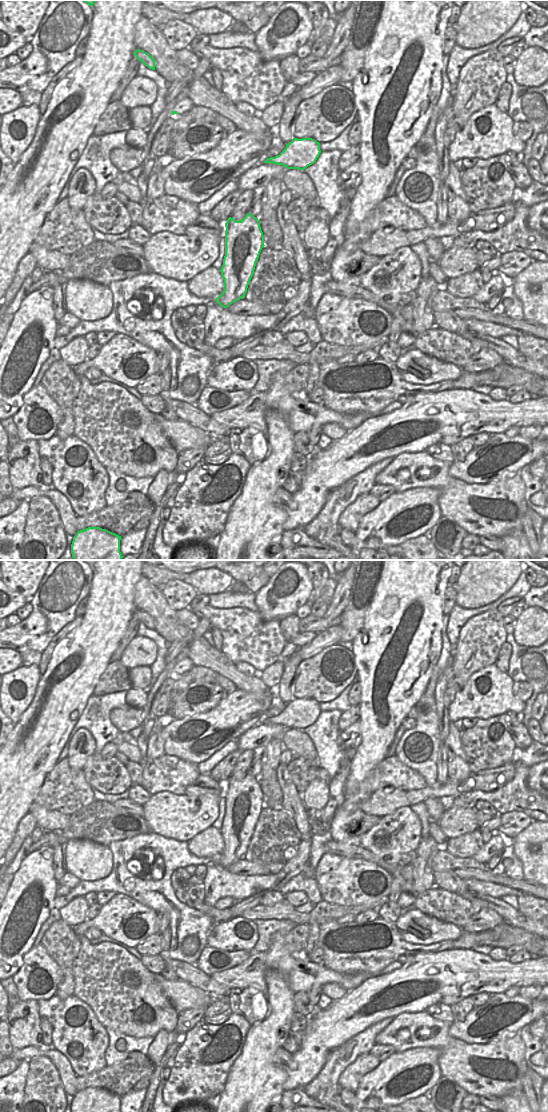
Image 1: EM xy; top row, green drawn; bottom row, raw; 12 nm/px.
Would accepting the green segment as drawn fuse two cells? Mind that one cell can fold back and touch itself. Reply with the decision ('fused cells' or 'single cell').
single cell

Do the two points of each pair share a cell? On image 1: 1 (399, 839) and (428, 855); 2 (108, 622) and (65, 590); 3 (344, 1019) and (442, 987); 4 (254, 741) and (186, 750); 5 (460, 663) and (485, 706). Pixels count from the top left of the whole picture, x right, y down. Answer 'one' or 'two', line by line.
1: two
2: two
3: one
4: two
5: two

